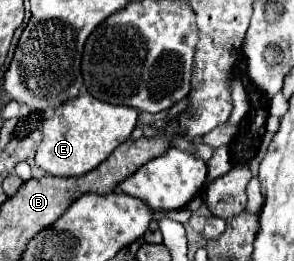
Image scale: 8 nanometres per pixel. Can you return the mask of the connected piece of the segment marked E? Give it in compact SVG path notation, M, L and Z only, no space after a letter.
M79 95L67 103L63 103L61 107L55 109L53 117L49 117L43 123L43 141L35 153L35 163L45 169L51 175L57 177L77 177L83 173L93 171L99 163L103 163L117 145L121 145L123 141L129 139L131 131L137 125L137 115L139 111L135 111L133 107L123 107L123 105L111 105L111 103L103 103L99 99L95 99L93 95Z

